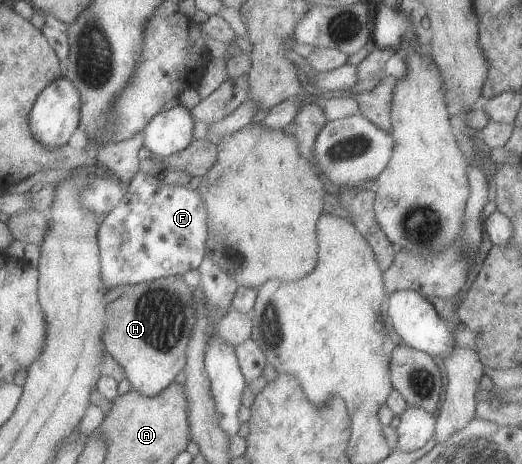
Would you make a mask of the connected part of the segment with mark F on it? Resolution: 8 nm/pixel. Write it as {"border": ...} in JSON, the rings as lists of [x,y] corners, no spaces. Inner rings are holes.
{"border":[[[140,170],[138,175],[134,178],[134,181],[131,183],[123,202],[103,221],[100,226],[99,238],[101,239],[101,254],[103,259],[105,286],[109,291],[116,286],[139,284],[170,276],[184,276],[188,272],[194,272],[200,269],[204,260],[209,256],[208,239],[210,239],[210,224],[207,202],[203,200],[200,191],[190,187],[189,184],[184,186],[166,185],[166,183],[164,183],[164,181],[159,177]]]}

